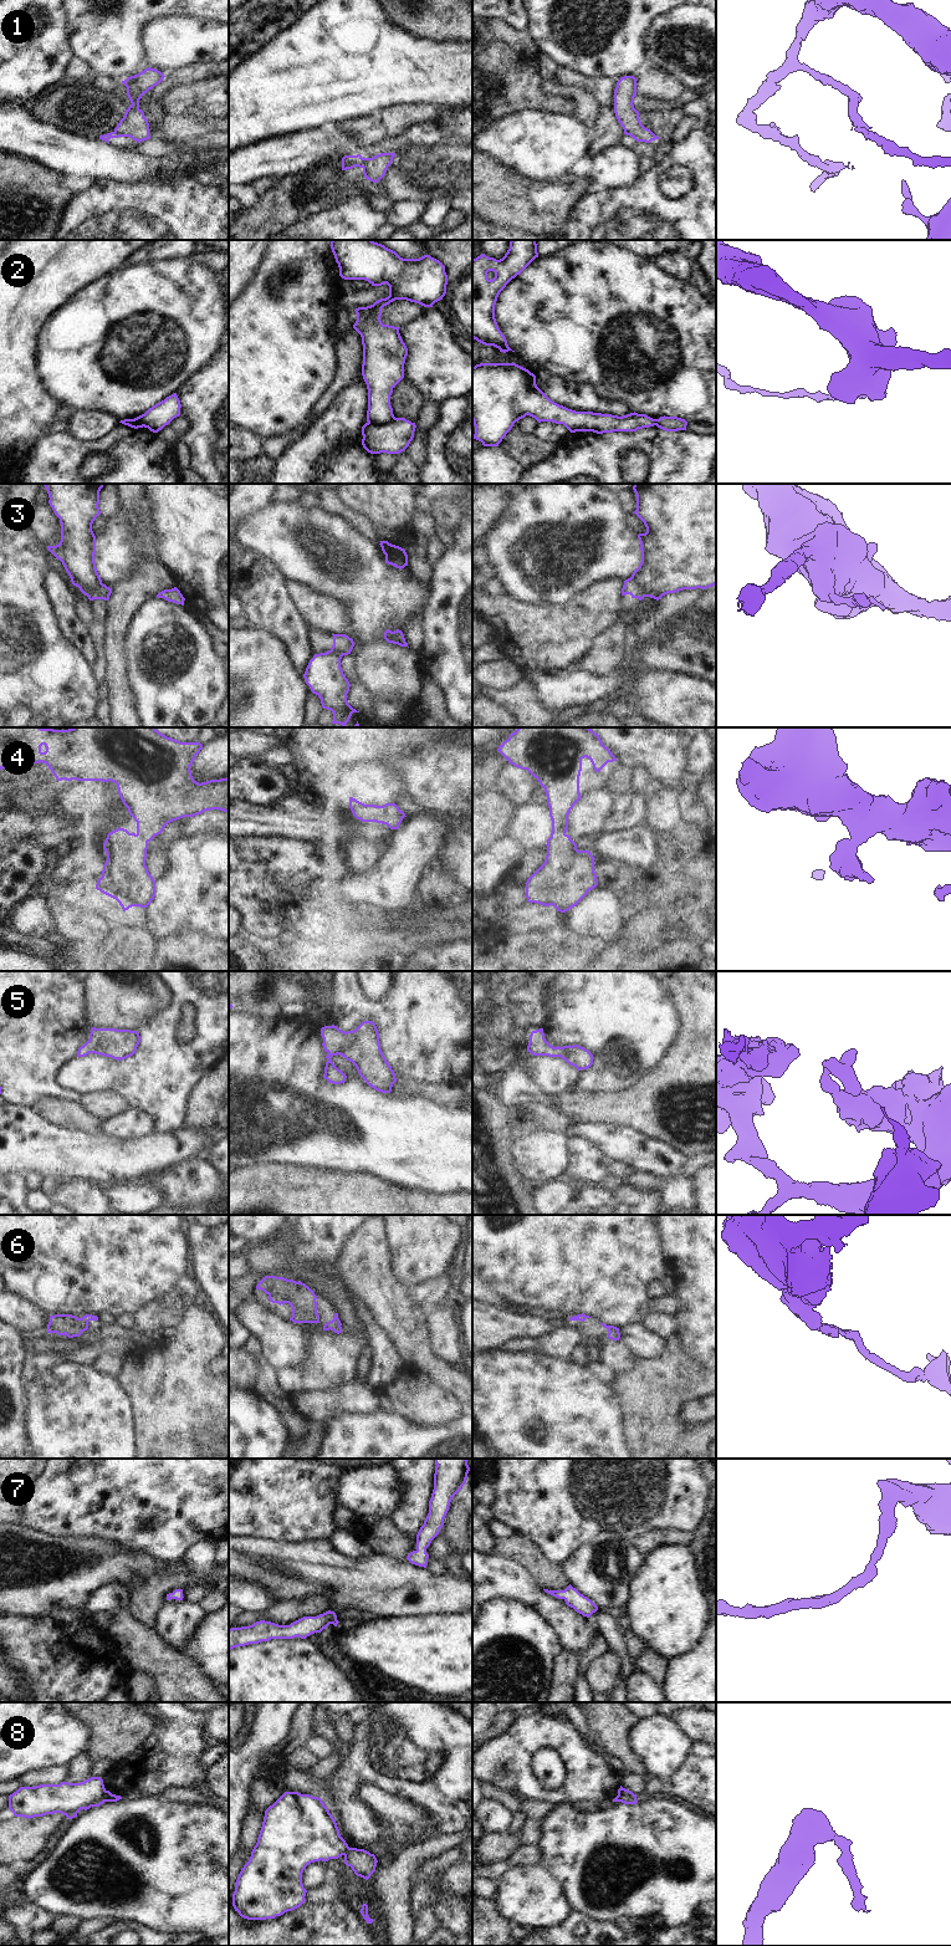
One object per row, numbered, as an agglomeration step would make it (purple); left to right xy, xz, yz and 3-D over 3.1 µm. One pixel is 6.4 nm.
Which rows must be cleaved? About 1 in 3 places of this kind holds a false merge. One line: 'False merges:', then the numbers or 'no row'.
False merges: 1, 2, 3, 8.

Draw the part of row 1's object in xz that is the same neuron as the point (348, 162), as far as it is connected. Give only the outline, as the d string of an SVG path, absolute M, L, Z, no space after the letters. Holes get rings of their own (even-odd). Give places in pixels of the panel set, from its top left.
M361 154L357 155L344 155L342 158L342 170L352 169L354 167L363 168L367 158L363 158Z

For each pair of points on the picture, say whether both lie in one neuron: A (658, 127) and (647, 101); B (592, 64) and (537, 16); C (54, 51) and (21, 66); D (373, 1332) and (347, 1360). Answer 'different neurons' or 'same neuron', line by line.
A: different neurons
B: same neuron
C: same neuron
D: different neurons

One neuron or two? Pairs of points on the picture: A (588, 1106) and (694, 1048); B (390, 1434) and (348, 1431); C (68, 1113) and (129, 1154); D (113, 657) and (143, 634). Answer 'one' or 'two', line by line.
A: one
B: one
C: two
D: two

